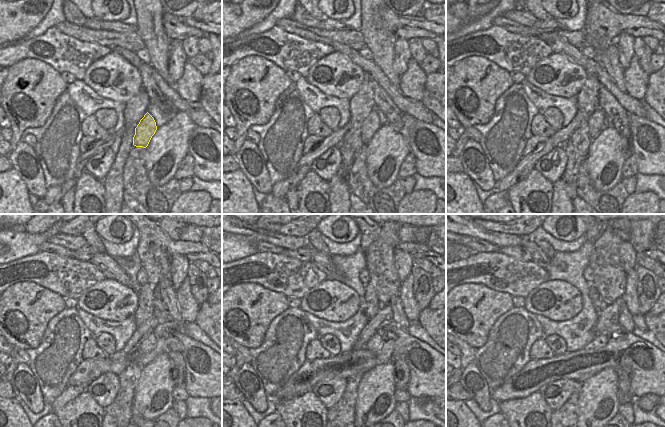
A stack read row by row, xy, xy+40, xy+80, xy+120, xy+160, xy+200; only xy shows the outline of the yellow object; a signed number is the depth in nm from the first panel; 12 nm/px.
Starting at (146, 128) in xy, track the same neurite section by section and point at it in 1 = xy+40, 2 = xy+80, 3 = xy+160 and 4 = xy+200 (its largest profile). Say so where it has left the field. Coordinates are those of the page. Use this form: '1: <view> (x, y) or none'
1: xy+40 (371, 124)
2: xy+80 (595, 122)
3: xy+160 (375, 341)
4: xy+200 (600, 340)

